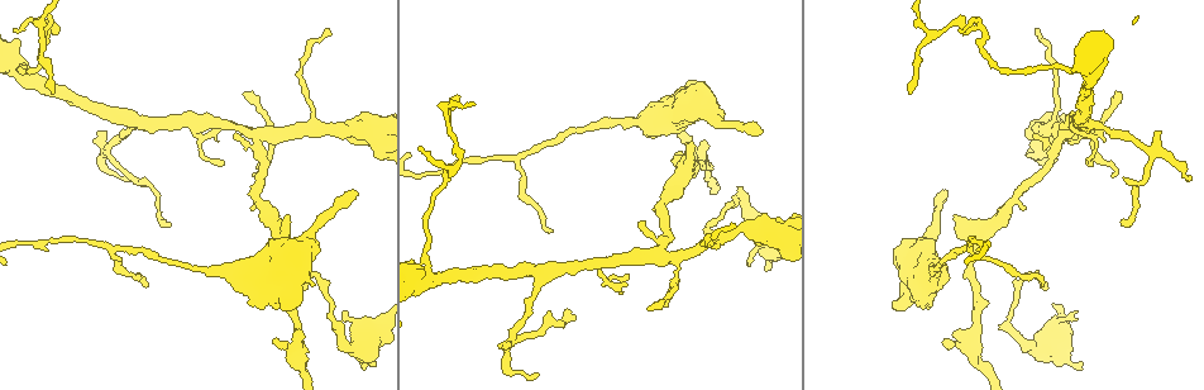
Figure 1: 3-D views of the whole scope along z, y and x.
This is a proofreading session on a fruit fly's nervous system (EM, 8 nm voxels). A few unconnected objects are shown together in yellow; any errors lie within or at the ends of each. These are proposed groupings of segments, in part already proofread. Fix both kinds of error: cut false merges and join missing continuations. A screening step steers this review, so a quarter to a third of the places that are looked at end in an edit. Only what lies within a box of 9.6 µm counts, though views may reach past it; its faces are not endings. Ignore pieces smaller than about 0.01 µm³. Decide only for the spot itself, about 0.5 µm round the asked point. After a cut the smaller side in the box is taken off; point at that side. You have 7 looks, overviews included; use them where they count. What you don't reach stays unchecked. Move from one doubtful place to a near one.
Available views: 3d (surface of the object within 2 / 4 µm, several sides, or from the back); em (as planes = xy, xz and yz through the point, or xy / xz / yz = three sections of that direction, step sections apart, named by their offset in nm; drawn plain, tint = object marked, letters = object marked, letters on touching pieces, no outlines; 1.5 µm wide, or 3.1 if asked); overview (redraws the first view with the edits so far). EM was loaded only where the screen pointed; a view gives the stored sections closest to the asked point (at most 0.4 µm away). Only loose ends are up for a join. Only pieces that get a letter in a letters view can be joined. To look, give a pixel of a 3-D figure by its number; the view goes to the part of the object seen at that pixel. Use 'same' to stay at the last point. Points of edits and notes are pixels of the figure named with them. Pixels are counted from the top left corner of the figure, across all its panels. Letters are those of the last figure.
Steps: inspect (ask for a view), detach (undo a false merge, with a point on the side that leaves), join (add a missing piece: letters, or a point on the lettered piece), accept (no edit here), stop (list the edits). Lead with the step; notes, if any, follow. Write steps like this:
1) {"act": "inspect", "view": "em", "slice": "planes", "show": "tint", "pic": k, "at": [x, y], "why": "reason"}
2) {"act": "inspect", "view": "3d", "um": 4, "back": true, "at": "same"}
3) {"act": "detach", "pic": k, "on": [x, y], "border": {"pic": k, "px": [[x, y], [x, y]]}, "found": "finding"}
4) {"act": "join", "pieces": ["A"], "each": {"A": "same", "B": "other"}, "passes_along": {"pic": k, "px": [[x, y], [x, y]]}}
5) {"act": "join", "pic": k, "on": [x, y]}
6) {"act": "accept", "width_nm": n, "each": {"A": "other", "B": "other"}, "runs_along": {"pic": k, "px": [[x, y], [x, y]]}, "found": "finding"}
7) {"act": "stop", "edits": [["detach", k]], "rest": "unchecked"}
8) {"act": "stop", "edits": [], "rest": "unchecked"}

{"act": "inspect", "view": "3d", "um": 4, "pic": 1, "at": [944, 190], "why": "free end"}

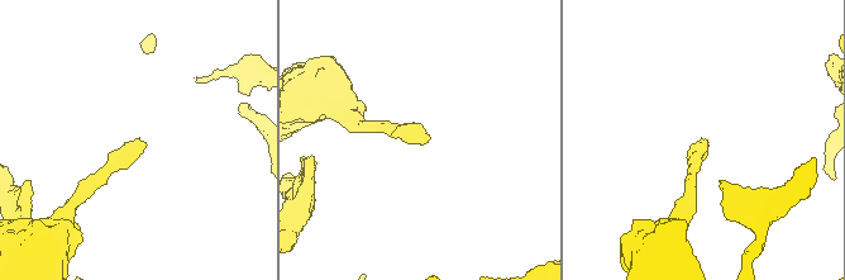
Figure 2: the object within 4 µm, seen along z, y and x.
{"act": "inspect", "view": "em", "slice": "planes", "show": "letters", "pic": 2, "at": [139, 138], "why": "now the EM"}

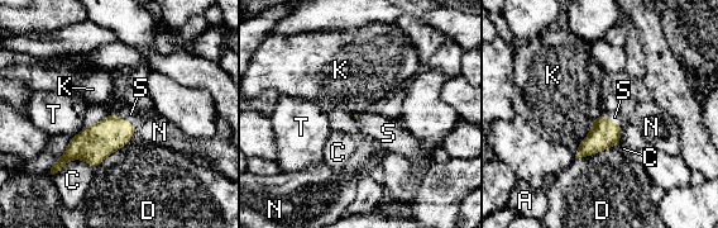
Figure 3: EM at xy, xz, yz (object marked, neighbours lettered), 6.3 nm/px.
{"act": "join", "pieces": ["S"], "longest_contact_nm": ["D", 280], "each": {"A": "other", "C": "other", "D": "other", "K": "other", "N": "other", "S": "same", "T": "other"}, "found": "it goes on there"}

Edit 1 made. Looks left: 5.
{"act": "inspect", "view": "em", "slice": "planes", "show": "letters", "pic": 1, "at": [298, 333], "why": "abrupt turn"}

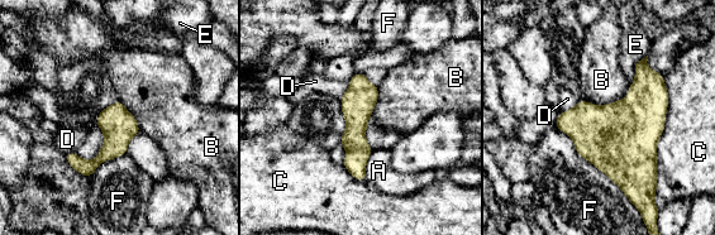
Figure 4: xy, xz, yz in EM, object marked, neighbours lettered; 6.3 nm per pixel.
{"act": "accept", "each": {"A": "other", "B": "other", "C": "other", "D": "other", "E": "other", "F": "other"}, "runs_along": {"pic": 4, "px": [[358, 76], [357, 169], [362, 177]]}, "found": "all the same cell"}

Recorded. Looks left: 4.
{"act": "stop", "edits": [["join", 3]], "rest": "unchecked"}

